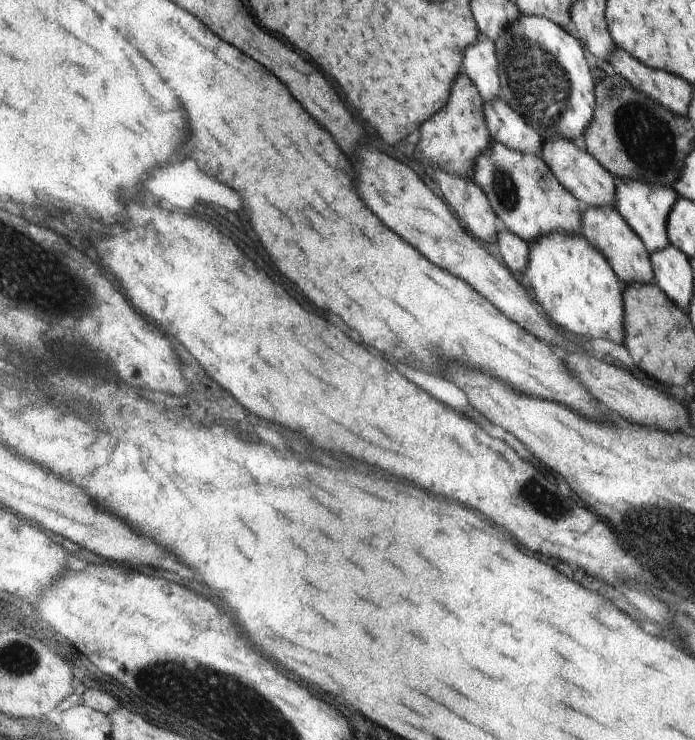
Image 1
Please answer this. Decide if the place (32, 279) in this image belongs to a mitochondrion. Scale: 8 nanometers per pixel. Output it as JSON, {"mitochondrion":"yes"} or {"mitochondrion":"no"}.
{"mitochondrion":"yes"}

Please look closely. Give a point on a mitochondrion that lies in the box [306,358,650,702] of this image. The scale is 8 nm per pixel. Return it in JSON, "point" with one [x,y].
{"point":[537,494]}

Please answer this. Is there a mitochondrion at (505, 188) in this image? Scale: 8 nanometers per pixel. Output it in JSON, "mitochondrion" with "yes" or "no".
{"mitochondrion":"yes"}

